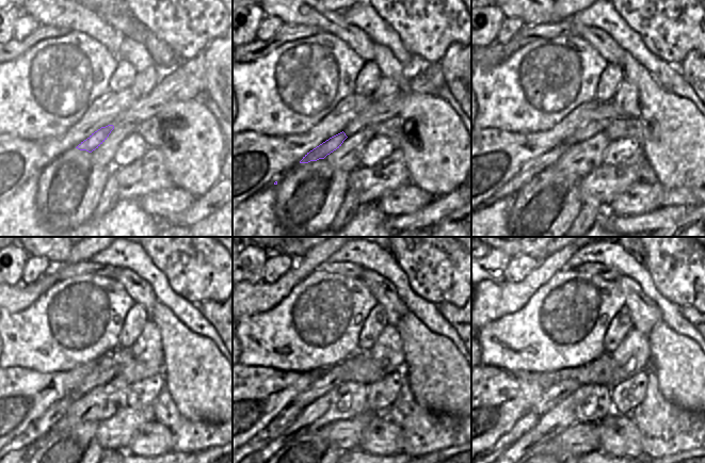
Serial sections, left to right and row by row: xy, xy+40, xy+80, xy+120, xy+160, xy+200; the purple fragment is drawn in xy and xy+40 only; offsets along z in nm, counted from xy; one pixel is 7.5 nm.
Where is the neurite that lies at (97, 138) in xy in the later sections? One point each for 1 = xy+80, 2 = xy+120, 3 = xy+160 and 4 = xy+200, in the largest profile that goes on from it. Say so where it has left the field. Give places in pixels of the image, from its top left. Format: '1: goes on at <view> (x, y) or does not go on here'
1: goes on at xy+80 (549, 159)
2: goes on at xy+120 (37, 428)
3: goes on at xy+160 (286, 418)
4: goes on at xy+200 (526, 422)

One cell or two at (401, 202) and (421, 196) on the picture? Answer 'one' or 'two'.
one

